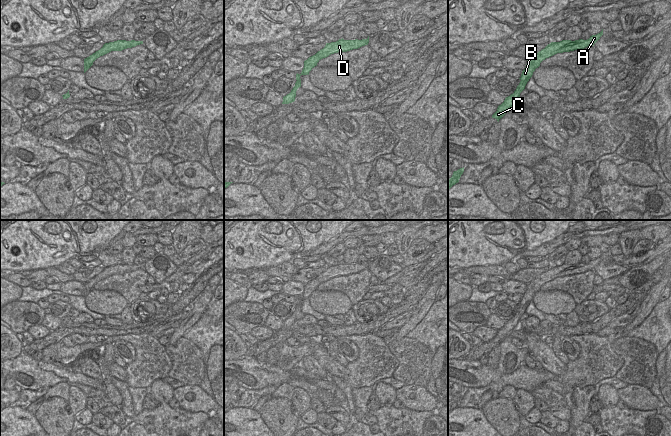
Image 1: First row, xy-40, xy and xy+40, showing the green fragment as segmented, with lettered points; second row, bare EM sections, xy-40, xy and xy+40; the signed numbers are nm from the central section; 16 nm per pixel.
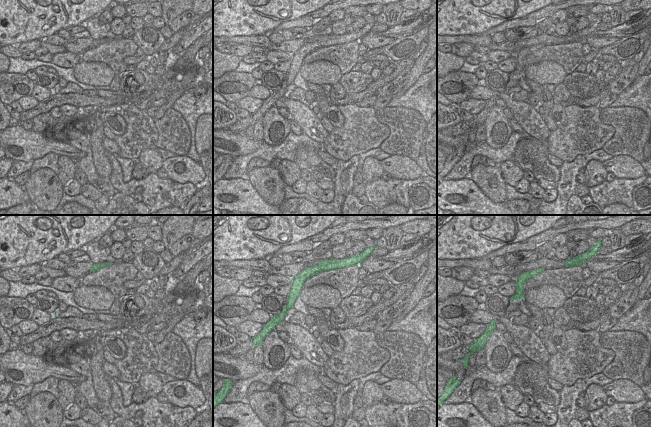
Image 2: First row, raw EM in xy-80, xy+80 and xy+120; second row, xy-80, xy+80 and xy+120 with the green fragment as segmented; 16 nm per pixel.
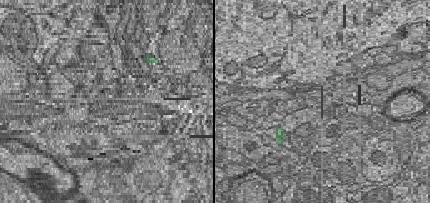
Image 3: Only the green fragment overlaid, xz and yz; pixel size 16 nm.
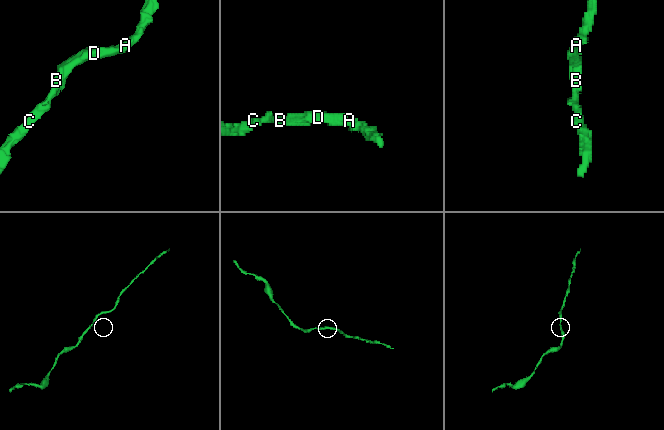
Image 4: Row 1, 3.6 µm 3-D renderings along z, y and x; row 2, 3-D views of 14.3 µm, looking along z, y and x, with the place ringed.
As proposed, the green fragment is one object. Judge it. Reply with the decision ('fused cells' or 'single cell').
single cell

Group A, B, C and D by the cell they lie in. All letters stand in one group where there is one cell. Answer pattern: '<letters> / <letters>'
A B C D

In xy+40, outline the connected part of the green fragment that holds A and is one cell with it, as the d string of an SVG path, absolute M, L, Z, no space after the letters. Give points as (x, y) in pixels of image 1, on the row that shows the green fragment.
M603 29L600 33L590 36L589 39L583 40L562 40L560 42L551 42L544 49L536 53L530 59L527 60L525 69L522 71L521 81L517 86L513 94L506 97L504 102L498 106L497 111L492 115L492 118L495 118L498 122L499 120L507 113L510 112L510 109L519 103L520 93L525 89L525 86L529 79L532 77L533 72L536 68L540 66L540 63L557 53L570 52L574 50L584 49L589 46L594 46L594 44L600 39L603 35Z

